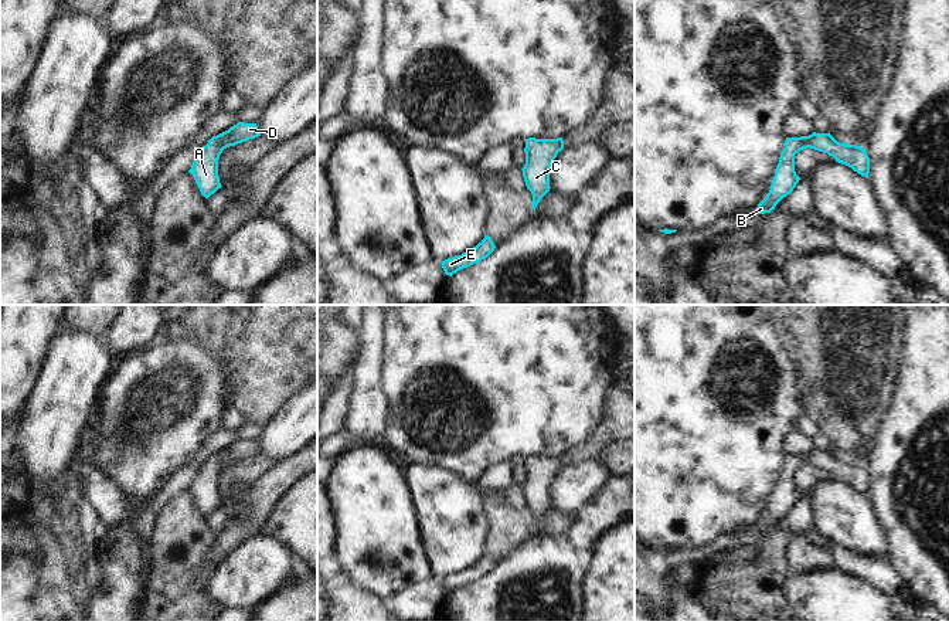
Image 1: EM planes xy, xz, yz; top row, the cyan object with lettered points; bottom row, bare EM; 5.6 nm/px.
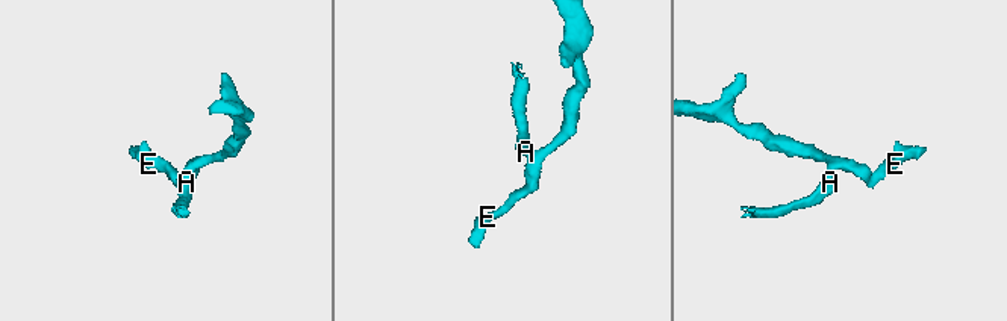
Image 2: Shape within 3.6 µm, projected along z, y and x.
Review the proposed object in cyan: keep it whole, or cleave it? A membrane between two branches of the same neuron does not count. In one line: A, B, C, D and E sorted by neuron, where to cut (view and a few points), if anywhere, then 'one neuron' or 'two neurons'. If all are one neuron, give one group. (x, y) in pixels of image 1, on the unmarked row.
A B C D E | no cut | one neuron

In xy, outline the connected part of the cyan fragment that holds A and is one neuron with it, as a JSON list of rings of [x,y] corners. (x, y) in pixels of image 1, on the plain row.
[[[238,440],[228,448],[212,454],[208,461],[198,468],[188,491],[193,492],[205,516],[222,505],[218,493],[218,476],[222,468],[258,454],[261,454],[261,449],[256,441]]]

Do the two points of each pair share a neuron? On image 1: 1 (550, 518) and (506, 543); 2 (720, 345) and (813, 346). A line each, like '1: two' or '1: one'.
1: two
2: two

